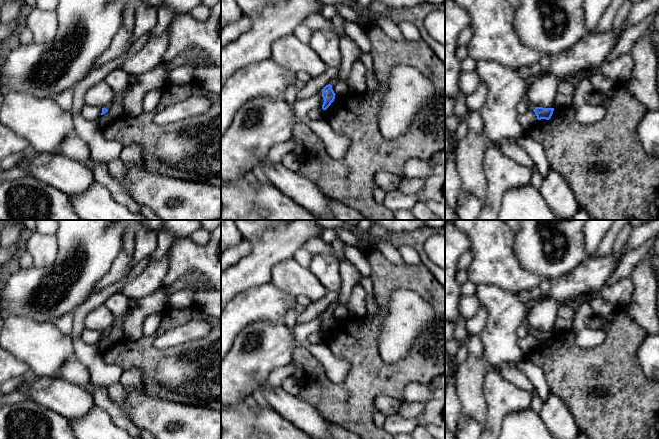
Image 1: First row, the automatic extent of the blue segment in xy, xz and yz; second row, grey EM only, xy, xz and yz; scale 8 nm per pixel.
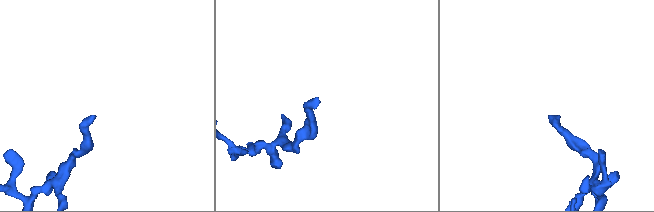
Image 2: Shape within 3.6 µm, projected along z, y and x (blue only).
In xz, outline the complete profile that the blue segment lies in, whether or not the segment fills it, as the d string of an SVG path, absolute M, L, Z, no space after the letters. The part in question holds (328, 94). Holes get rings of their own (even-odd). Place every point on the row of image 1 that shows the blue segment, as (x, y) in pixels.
M338 77L334 78L328 85L322 89L322 97L324 99L322 109L326 110L335 99L335 93L332 86L335 85L340 79Z

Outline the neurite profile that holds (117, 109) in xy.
M131 75L129 78L127 87L124 90L122 90L121 92L115 94L113 105L108 110L109 114L113 118L117 118L117 117L121 116L122 114L124 114L123 98L124 98L125 94L129 91L131 85L135 83L136 79L137 79L136 75Z

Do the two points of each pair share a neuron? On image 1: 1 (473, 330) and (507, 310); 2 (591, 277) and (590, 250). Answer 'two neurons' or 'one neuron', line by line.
1: two neurons
2: two neurons

